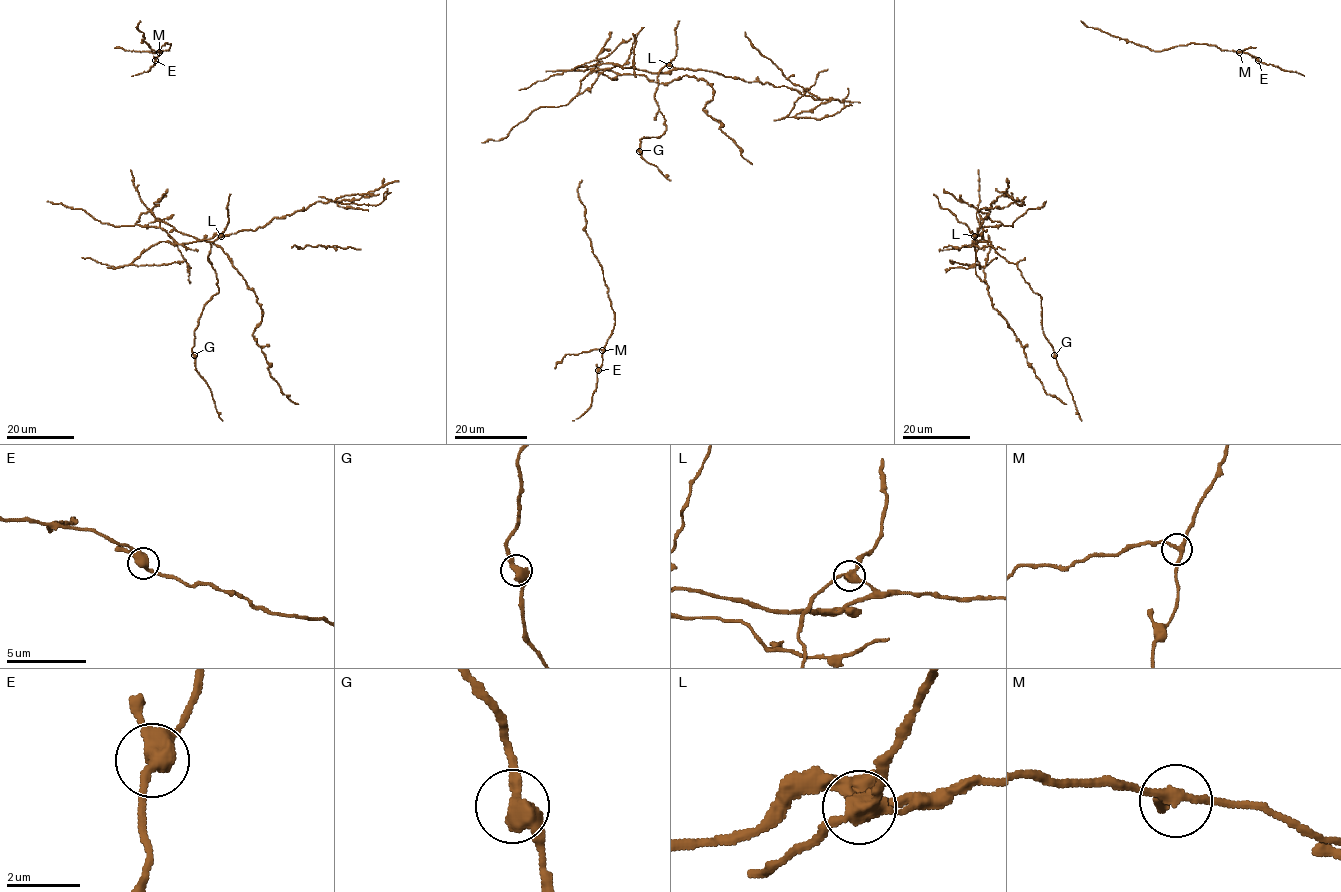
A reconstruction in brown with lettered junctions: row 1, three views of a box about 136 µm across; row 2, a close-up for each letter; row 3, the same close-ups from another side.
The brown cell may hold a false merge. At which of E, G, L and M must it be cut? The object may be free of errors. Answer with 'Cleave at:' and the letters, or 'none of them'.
Cleave at: L

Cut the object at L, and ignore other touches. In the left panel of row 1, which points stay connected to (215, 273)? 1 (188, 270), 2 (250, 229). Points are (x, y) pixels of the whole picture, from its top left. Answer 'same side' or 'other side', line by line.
1: other side
2: other side

